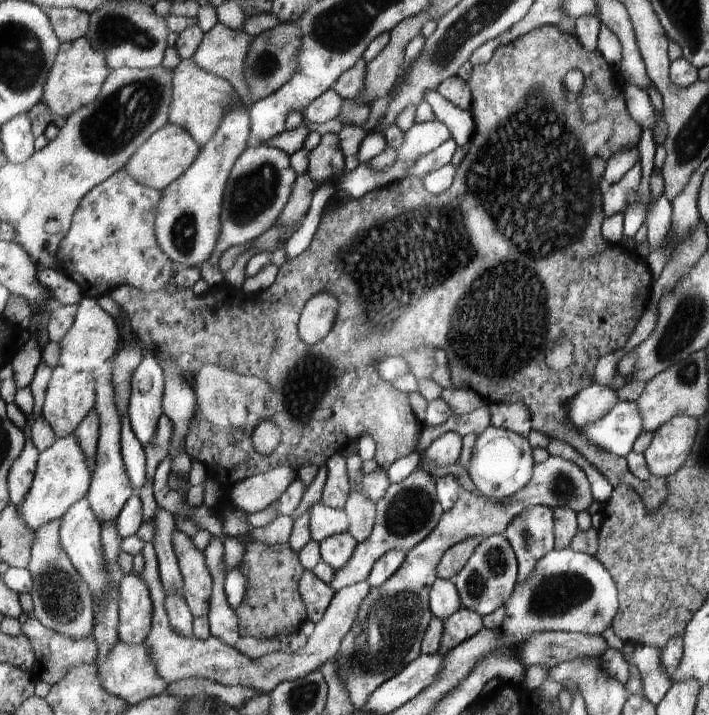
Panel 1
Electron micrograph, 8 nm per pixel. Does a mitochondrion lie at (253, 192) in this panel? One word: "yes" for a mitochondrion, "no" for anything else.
yes

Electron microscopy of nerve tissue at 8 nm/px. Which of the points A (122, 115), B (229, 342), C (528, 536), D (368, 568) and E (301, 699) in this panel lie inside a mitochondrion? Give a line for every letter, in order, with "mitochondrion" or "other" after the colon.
A: mitochondrion
B: other
C: mitochondrion
D: other
E: mitochondrion

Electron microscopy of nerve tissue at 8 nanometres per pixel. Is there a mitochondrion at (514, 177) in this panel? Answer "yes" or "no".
yes

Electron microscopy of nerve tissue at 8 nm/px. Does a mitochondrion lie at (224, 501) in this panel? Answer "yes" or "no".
no

